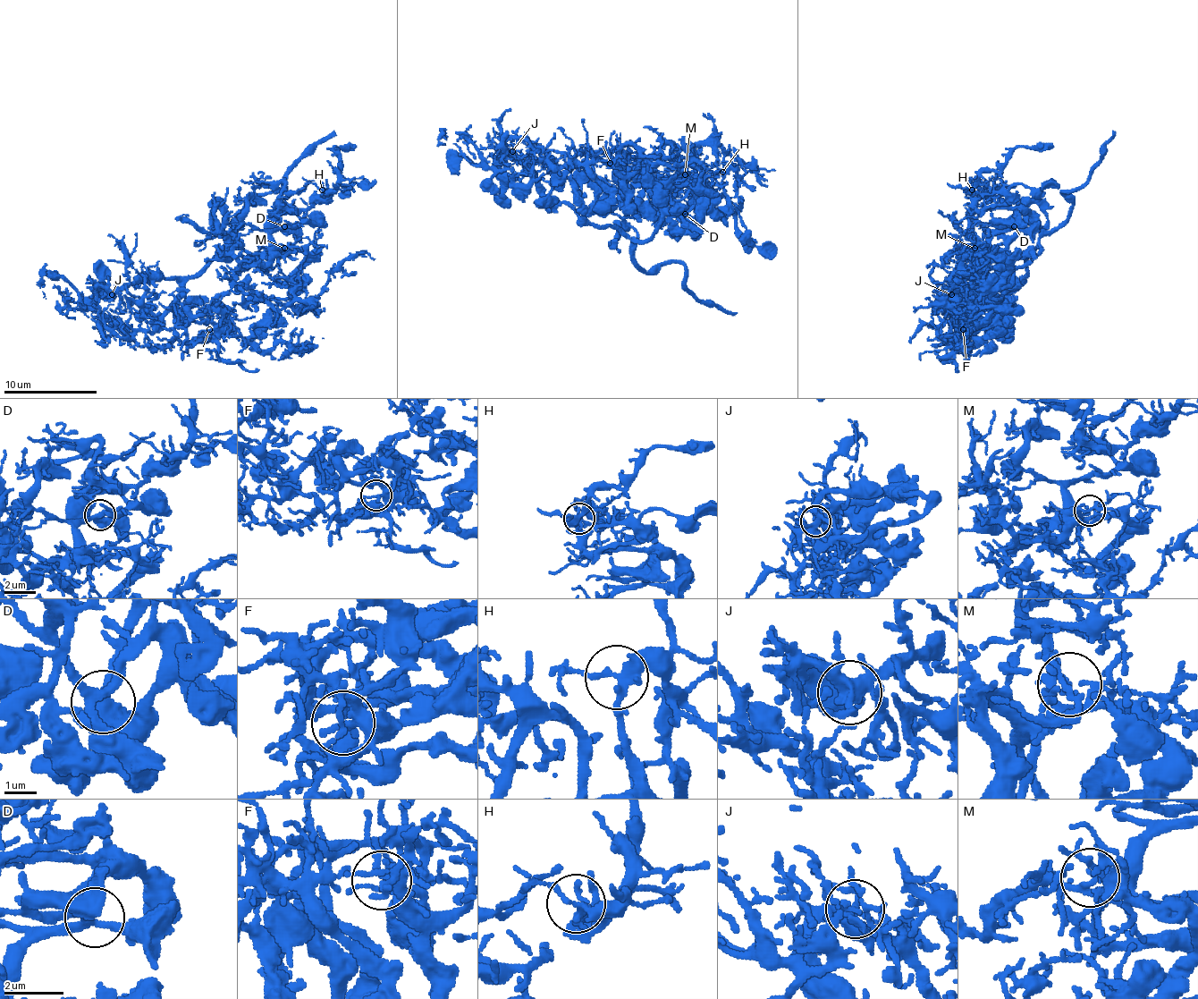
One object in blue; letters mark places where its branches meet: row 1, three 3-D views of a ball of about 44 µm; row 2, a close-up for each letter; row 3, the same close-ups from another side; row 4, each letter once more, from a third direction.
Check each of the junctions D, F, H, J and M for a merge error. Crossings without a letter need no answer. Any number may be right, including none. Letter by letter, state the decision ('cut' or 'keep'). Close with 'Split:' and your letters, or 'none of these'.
D: keep
F: keep
H: keep
J: keep
M: keep
Split: none of these

